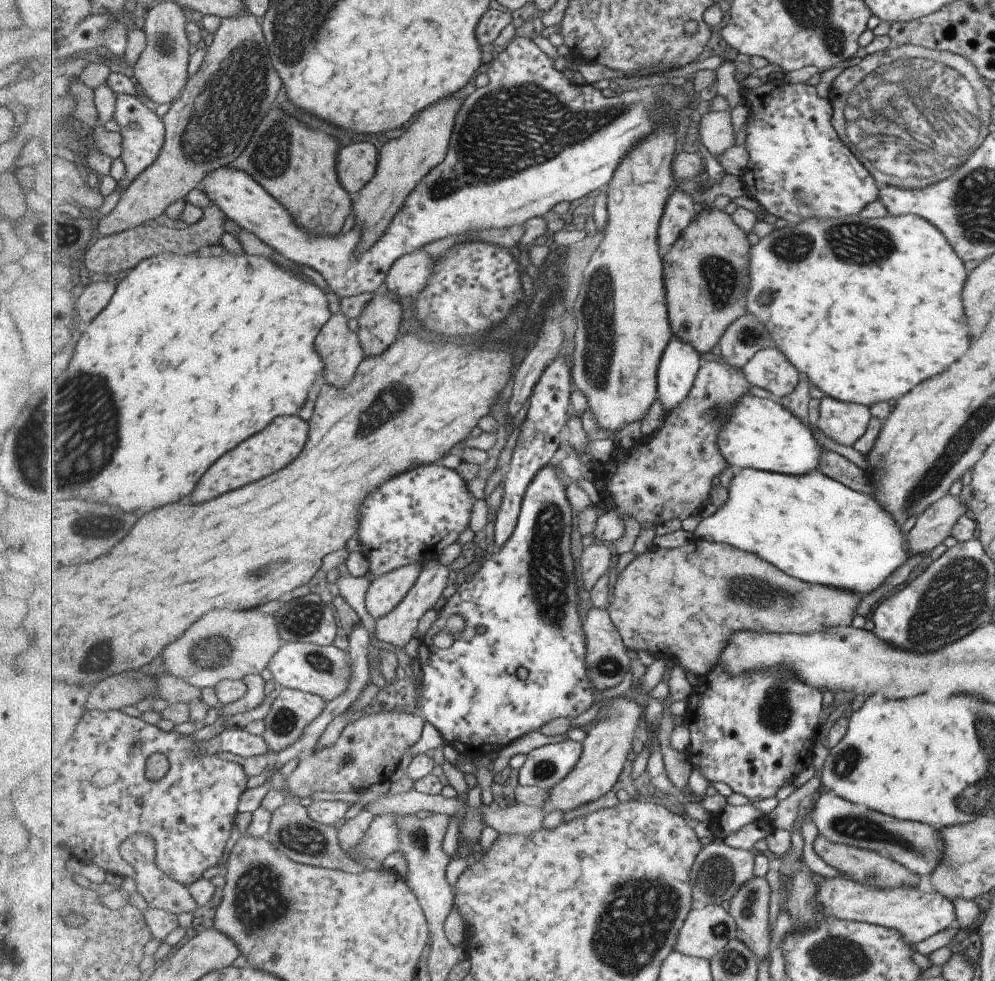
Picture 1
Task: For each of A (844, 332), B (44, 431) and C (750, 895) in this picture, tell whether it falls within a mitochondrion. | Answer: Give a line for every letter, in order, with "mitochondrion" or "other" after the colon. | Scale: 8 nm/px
A: other
B: mitochondrion
C: mitochondrion

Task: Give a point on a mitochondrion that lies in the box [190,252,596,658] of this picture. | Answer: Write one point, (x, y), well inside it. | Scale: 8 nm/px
(548, 590)

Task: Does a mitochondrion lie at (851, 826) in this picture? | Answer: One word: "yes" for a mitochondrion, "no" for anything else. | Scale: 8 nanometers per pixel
yes

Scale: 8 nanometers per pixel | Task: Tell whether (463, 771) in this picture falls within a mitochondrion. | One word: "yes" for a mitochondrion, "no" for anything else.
no

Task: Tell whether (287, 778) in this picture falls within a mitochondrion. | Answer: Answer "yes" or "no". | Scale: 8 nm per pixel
no

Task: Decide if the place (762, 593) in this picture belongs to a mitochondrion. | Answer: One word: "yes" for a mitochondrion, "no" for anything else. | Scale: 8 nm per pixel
yes

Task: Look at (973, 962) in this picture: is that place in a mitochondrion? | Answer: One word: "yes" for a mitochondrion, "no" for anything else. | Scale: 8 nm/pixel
no

